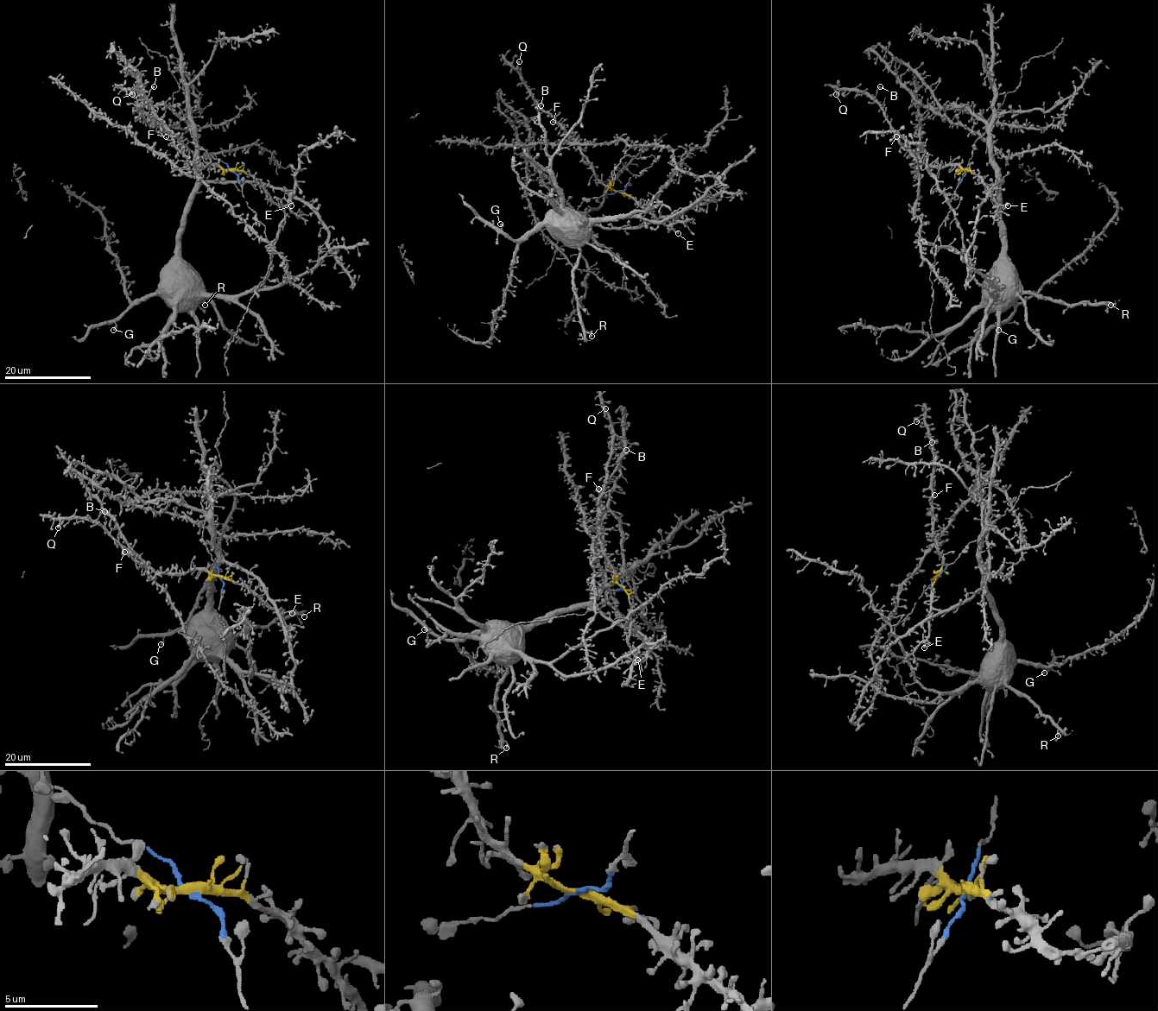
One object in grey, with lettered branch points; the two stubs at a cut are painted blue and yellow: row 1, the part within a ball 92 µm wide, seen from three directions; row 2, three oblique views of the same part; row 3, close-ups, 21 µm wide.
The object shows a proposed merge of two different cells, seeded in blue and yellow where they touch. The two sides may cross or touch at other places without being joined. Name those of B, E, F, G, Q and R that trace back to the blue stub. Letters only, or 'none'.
G, R

